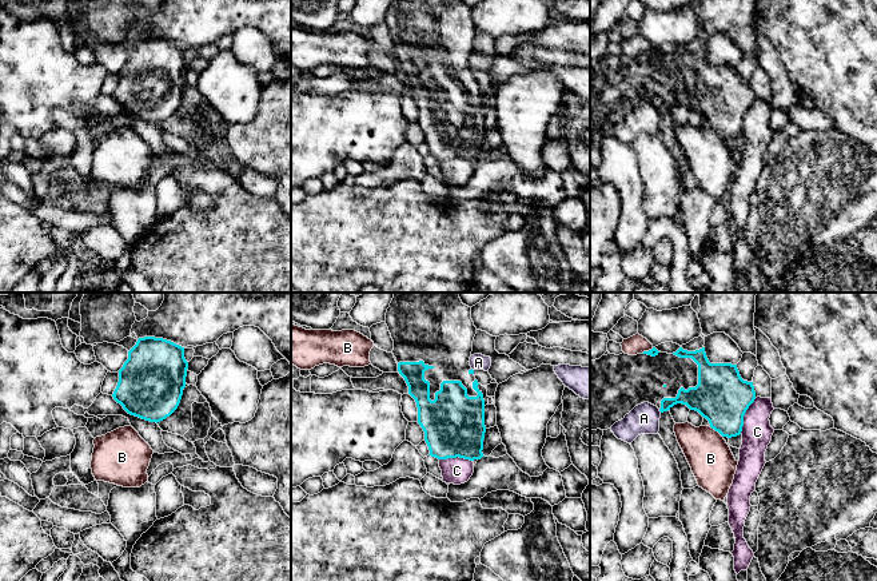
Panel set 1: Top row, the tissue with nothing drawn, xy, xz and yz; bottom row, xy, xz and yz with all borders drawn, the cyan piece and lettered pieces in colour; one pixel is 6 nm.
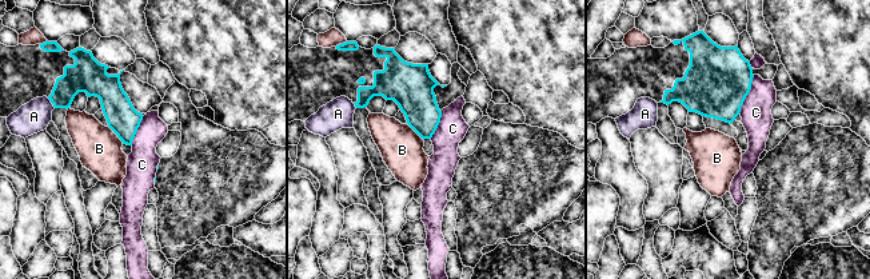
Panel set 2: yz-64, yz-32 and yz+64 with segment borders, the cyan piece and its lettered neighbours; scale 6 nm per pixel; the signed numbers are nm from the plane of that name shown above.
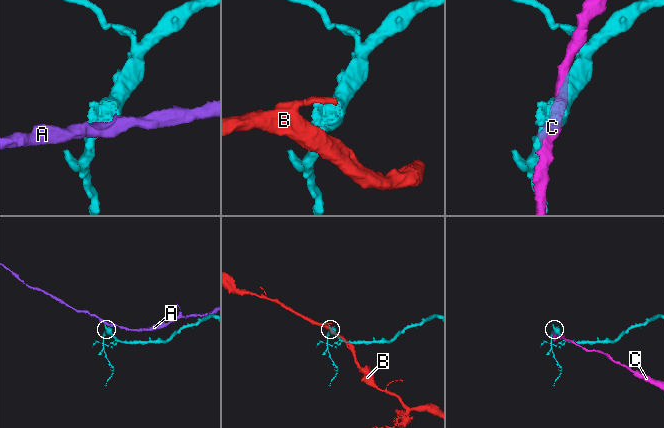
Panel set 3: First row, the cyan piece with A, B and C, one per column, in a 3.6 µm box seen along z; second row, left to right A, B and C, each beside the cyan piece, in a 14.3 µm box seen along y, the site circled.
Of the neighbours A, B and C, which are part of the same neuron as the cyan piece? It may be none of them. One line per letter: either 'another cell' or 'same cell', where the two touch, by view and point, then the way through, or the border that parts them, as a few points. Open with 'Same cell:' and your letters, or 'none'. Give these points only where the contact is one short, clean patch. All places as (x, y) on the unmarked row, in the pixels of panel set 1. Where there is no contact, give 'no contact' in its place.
Same cell: none
A: another cell; contact yz (660, 111)
B: another cell; contact yz (716, 131)
C: another cell; contact yz (744, 115)

